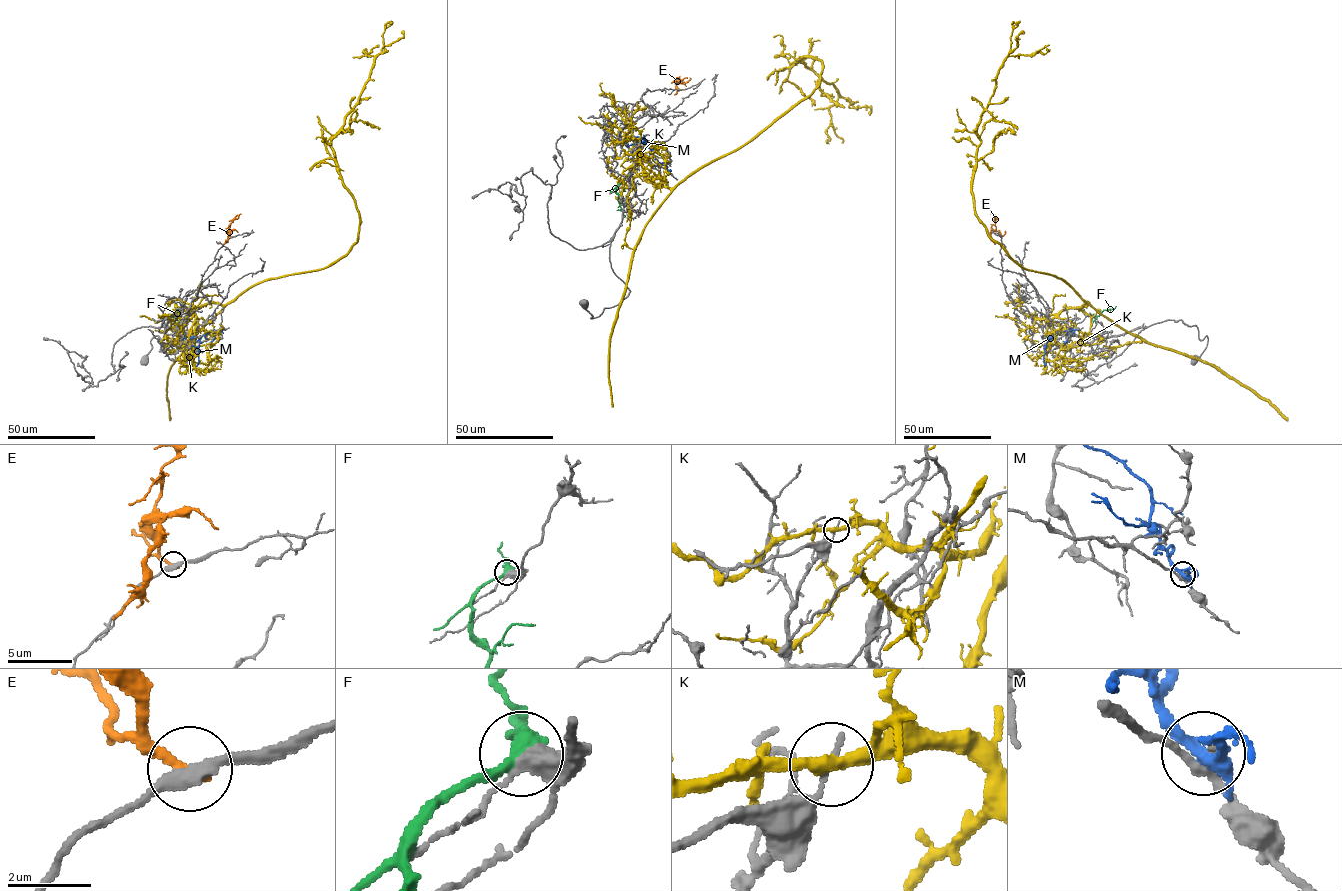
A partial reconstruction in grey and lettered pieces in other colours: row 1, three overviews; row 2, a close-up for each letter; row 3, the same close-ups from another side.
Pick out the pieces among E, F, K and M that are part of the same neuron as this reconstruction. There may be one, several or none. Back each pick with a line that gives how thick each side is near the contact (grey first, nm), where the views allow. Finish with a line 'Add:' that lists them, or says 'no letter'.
Add: no letter

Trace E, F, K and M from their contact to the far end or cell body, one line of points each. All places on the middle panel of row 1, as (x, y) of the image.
E: (680, 90), (676, 84), (687, 82), (690, 77)
F: (621, 183), (616, 192), (624, 217)
K: (614, 127), (647, 179), (676, 187), (809, 95), (822, 63), (809, 57), (791, 67), (837, 89), (829, 143)
M: (669, 170), (664, 158), (648, 147), (641, 137)

